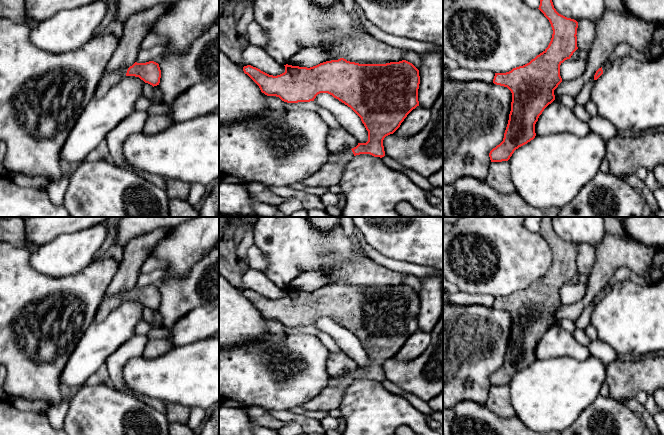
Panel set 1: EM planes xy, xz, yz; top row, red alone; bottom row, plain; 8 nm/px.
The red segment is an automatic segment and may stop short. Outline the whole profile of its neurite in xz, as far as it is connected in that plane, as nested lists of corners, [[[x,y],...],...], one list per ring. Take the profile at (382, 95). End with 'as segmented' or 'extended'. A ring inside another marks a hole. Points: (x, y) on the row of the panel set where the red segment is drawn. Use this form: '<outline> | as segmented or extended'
[[[340,58],[310,68],[288,64],[284,66],[285,72],[277,76],[269,75],[251,65],[244,66],[243,71],[259,86],[262,93],[279,97],[287,103],[310,102],[318,94],[328,93],[350,107],[361,118],[368,131],[366,143],[358,143],[356,147],[341,152],[330,152],[327,162],[303,181],[310,187],[330,188],[339,185],[344,167],[356,155],[384,157],[384,138],[393,134],[407,115],[419,106],[419,70],[406,60],[386,64],[359,64]]] | extended

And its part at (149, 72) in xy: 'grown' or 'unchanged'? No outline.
grown

